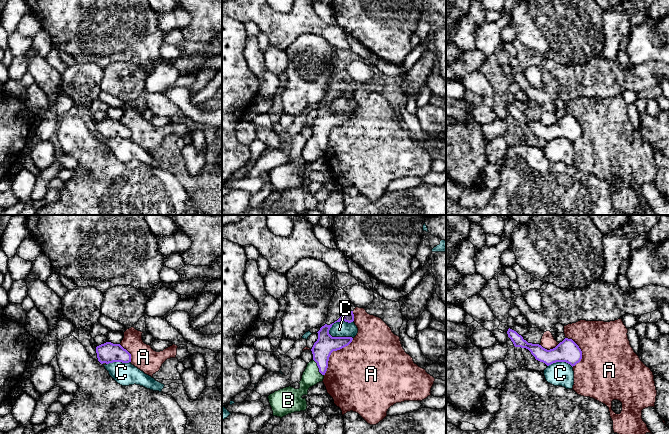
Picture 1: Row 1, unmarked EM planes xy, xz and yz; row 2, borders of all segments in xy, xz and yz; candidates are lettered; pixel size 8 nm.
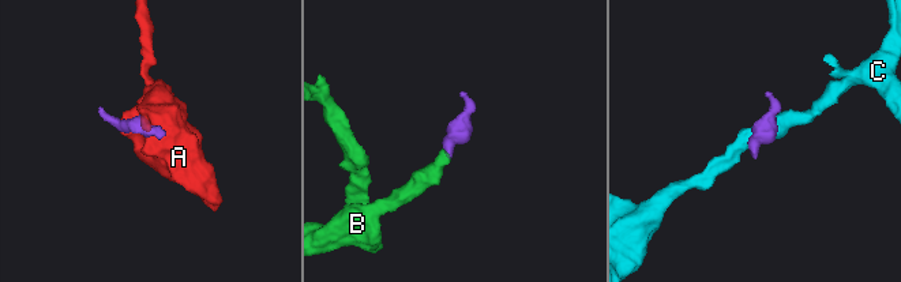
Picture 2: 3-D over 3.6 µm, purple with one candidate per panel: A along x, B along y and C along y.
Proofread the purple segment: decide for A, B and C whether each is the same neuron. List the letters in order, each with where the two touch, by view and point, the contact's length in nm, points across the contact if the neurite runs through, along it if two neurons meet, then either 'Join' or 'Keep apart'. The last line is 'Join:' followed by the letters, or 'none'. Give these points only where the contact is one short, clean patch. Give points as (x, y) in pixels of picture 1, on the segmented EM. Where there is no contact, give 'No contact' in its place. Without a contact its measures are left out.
A: Touches purple at xz (331, 352). Shared border 380 nm. Keep apart
B: Touches purple at xz (318, 367). Shared border 160 nm. Path across: xz (326, 344), (321, 350), (318, 367), (311, 376). Join
C: Touches purple at xz (338, 321). Shared border 240 nm. Boundary: xz (353, 320), (350, 322), (336, 321), (328, 333). Keep apart
Join: B

